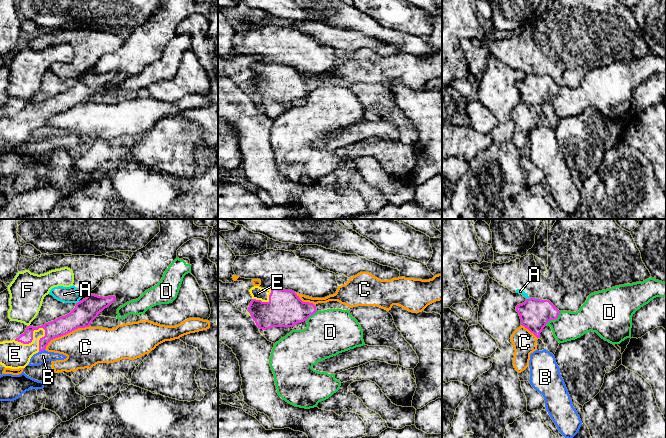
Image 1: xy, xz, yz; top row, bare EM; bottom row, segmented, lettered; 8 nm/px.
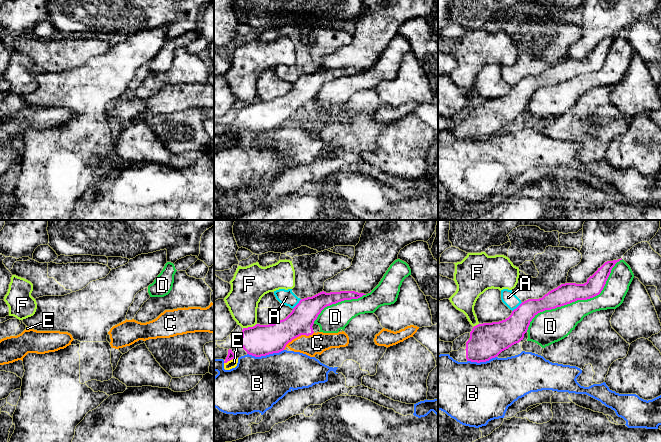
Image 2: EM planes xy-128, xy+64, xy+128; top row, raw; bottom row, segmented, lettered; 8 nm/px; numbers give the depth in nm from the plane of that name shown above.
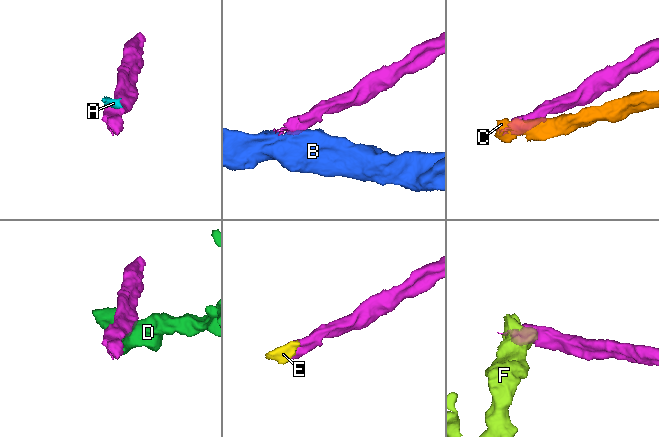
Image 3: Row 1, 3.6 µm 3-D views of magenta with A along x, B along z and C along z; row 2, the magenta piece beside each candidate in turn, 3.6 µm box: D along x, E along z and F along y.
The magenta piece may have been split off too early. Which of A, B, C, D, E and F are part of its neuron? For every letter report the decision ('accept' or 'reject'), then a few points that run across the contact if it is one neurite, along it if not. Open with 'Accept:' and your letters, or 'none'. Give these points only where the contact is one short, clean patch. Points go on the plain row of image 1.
Accept: E
A: reject | yz (530, 74), (526, 75)
B: reject | xy (44, 125), (39, 128)
C: reject | xy (89, 101), (83, 104), (76, 104), (53, 114), (44, 125)
D: reject
E: accept
F: reject | xy (29, 100), (27, 102)

